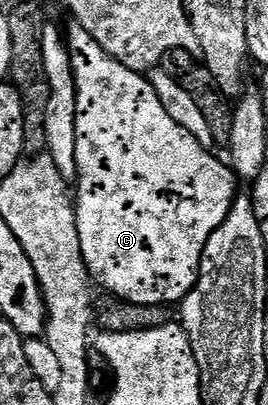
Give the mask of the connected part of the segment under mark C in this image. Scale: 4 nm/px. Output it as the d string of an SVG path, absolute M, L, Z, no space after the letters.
M72 26L66 32L66 43L68 53L72 59L74 70L74 82L76 83L76 175L78 185L74 192L74 203L76 205L76 221L78 222L78 238L82 242L82 258L88 267L89 277L97 285L105 289L105 293L117 296L119 300L129 300L135 304L163 304L165 306L176 306L183 301L184 297L192 291L196 285L196 278L200 275L200 260L204 257L206 242L226 222L228 212L232 209L232 203L238 195L238 177L227 163L224 164L207 148L203 148L190 133L170 114L166 114L166 106L158 98L151 79L147 75L130 70L122 66L113 56L108 56L102 46L88 31L79 26Z

